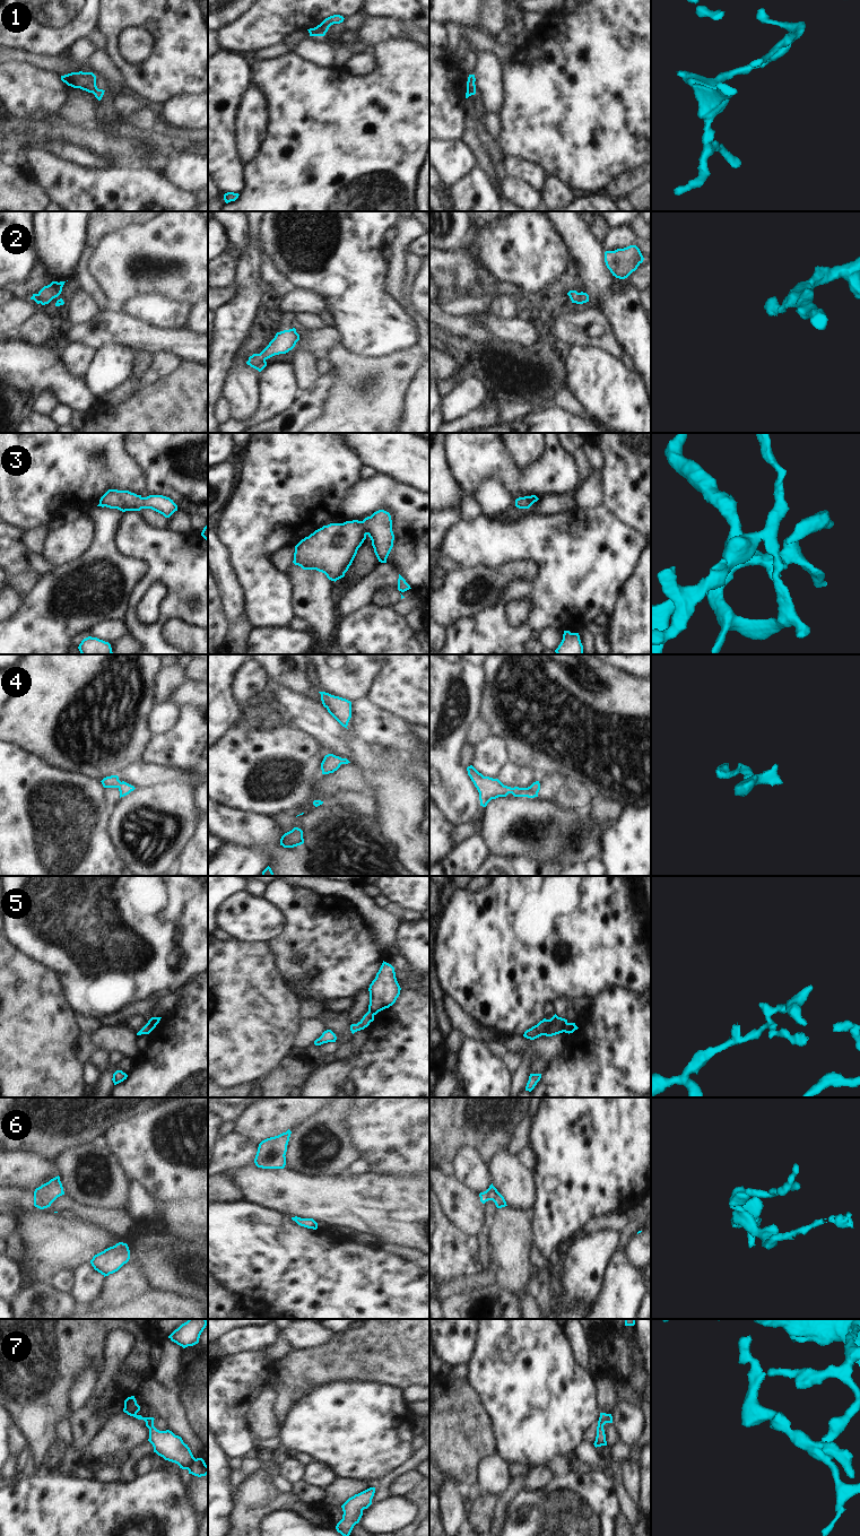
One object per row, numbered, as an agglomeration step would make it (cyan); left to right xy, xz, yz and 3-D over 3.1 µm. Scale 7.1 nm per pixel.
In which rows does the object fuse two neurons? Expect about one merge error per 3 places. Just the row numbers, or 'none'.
1, 5

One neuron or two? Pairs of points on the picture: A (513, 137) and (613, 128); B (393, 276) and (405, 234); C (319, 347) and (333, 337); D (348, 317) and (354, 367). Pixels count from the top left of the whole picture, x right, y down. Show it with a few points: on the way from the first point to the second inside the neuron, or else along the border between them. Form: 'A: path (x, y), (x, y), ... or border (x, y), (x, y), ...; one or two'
A: path (538, 137), (563, 138), (578, 123), (588, 123); one
B: path (397, 266), (399, 244); one
C: path (322, 344), (330, 337); one
D: border (340, 343), (355, 353), (378, 357); two

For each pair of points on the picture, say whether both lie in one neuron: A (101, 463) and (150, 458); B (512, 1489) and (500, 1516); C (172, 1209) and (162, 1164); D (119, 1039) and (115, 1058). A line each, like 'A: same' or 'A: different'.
A: different
B: same
C: different
D: different

